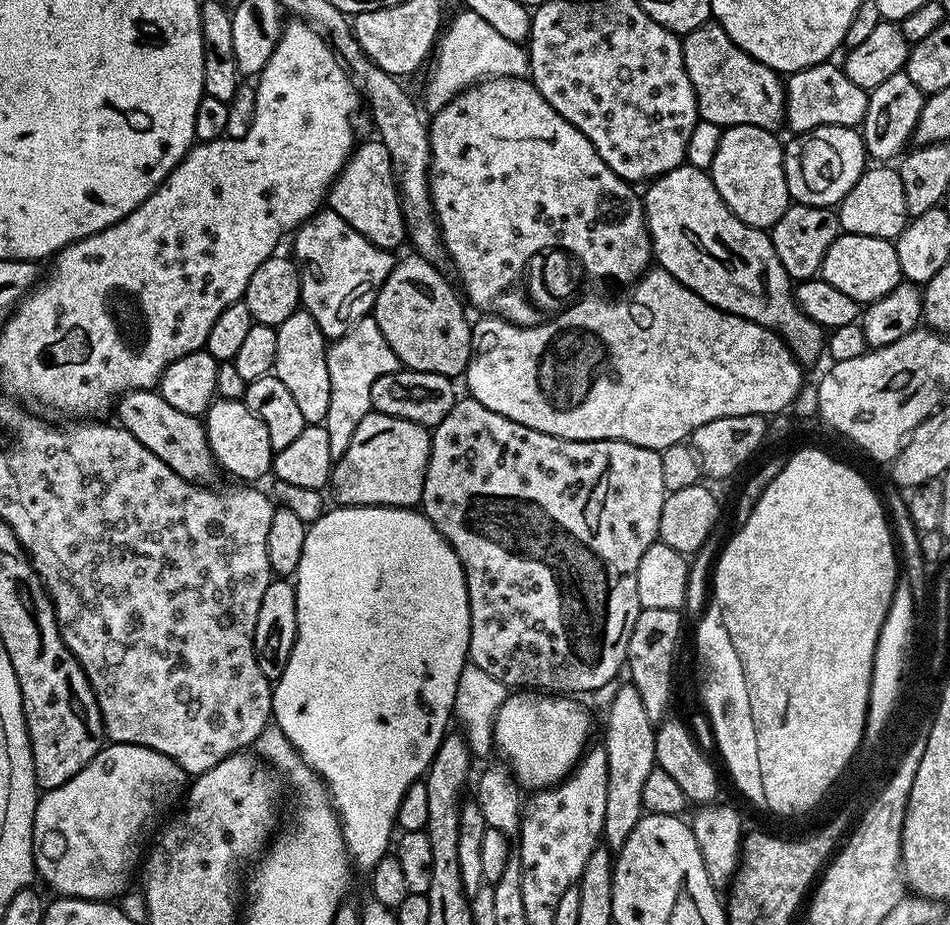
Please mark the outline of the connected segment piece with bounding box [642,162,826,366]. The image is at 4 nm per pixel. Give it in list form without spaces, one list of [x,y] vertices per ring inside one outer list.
[[[685,162],[664,176],[656,177],[645,188],[648,189],[642,192],[644,220],[648,224],[648,237],[652,239],[652,254],[659,267],[678,278],[682,286],[694,290],[698,298],[710,302],[710,306],[771,328],[801,365],[808,366],[811,360],[819,358],[820,352],[822,356],[826,348],[825,329],[797,306],[793,281],[789,280],[782,262],[778,262],[771,235],[763,228],[755,228],[738,219],[722,202],[705,169]]]

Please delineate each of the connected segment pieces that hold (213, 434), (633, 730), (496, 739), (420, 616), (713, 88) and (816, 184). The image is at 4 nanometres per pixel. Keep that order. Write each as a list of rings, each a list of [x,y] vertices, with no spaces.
[[[213,400],[203,421],[210,450],[223,471],[225,468],[240,482],[256,482],[259,476],[267,477],[271,473],[274,453],[270,446],[270,434],[266,434],[264,423],[252,409],[244,405],[243,400]]]
[[[631,682],[619,685],[613,702],[606,710],[608,725],[604,728],[604,740],[602,747],[606,750],[606,818],[604,819],[603,843],[609,849],[618,850],[630,838],[630,830],[638,826],[641,816],[645,815],[642,806],[642,786],[650,770],[657,767],[655,760],[655,734],[656,728],[650,718],[646,718],[646,710],[642,707],[642,697],[639,696],[636,687]]]
[[[520,690],[508,695],[500,707],[494,719],[493,747],[506,760],[505,765],[523,789],[533,792],[552,787],[560,783],[579,764],[590,742],[588,738],[592,730],[592,720],[587,710],[575,700],[575,697],[562,694]]]
[[[336,506],[333,507],[333,509],[333,512],[332,509],[325,511],[324,515],[319,516],[314,523],[308,525],[306,546],[302,550],[302,562],[298,562],[298,570],[294,577],[294,583],[296,585],[296,605],[298,606],[298,630],[296,631],[296,641],[294,642],[294,650],[290,654],[290,662],[286,662],[286,670],[282,670],[282,678],[275,681],[272,690],[272,720],[274,721],[275,727],[279,728],[282,734],[286,734],[288,741],[296,747],[297,752],[300,753],[300,757],[304,760],[305,764],[323,780],[325,788],[328,789],[332,807],[335,808],[336,815],[340,818],[340,829],[344,835],[344,844],[348,848],[348,855],[351,856],[353,865],[355,865],[357,869],[364,868],[364,870],[370,870],[382,857],[389,855],[390,845],[394,840],[394,829],[397,827],[396,815],[398,814],[398,806],[402,804],[402,794],[406,794],[406,790],[410,790],[410,786],[417,783],[417,781],[427,773],[428,767],[432,764],[434,754],[438,750],[438,746],[443,742],[446,733],[449,731],[448,720],[450,722],[453,719],[455,691],[458,689],[458,678],[459,675],[462,674],[465,664],[469,663],[470,602],[468,601],[468,591],[466,590],[464,567],[460,565],[459,558],[456,557],[454,550],[446,542],[446,538],[442,538],[442,534],[426,517],[424,517],[423,511],[413,510],[411,508],[349,508],[347,506]]]
[[[709,22],[698,26],[683,37],[686,74],[694,86],[700,119],[721,126],[753,124],[759,128],[776,130],[785,123],[784,85],[777,72],[746,54],[722,30],[722,26]]]
[[[818,126],[809,132],[793,135],[791,139],[792,141],[784,144],[784,173],[788,183],[789,197],[797,204],[813,204],[823,208],[839,205],[840,200],[846,198],[850,190],[854,190],[854,182],[858,182],[858,178],[866,167],[863,135],[856,128]]]

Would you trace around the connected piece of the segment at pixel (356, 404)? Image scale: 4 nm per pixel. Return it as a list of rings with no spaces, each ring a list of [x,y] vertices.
[[[372,314],[362,317],[345,336],[328,344],[330,410],[326,410],[323,425],[326,434],[330,434],[330,454],[334,458],[346,454],[350,438],[354,438],[354,430],[358,430],[358,422],[372,411],[370,390],[374,390],[374,382],[378,382],[382,374],[399,372],[401,367],[400,359],[390,350],[390,342],[386,342],[382,330],[378,330],[378,322]]]

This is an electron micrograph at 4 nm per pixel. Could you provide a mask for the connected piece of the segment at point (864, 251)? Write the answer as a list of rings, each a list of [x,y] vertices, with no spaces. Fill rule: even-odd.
[[[841,234],[836,237],[830,250],[826,250],[819,275],[830,282],[830,286],[838,286],[842,294],[854,298],[861,306],[870,305],[878,298],[890,294],[890,290],[894,290],[902,282],[895,243],[858,234]]]

